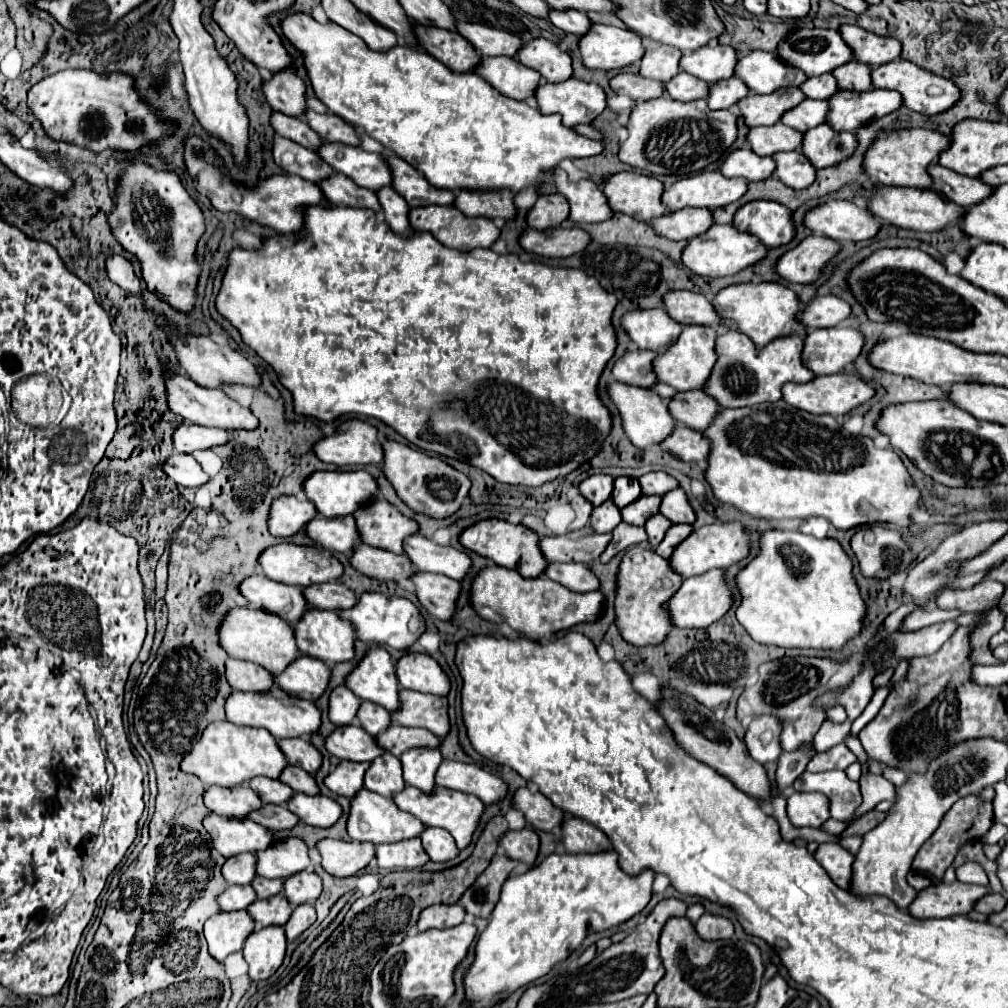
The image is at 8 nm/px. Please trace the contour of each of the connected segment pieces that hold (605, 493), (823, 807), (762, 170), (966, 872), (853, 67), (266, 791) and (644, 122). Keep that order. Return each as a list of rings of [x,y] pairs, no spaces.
[[[590,475],[580,483],[580,493],[596,507],[610,499],[612,493],[612,477],[610,475]]]
[[[794,793],[786,805],[788,819],[794,827],[820,827],[828,815],[828,801],[822,793]]]
[[[736,149],[728,153],[720,165],[720,173],[726,177],[744,177],[748,181],[762,181],[772,177],[774,171],[772,157],[760,157],[752,149]]]
[[[966,861],[966,863],[962,863],[962,865],[956,869],[956,879],[962,881],[962,883],[972,883],[972,885],[978,883],[978,885],[982,885],[982,887],[988,887],[988,877],[986,877],[982,865],[976,863],[976,861]]]
[[[848,61],[846,65],[840,65],[838,69],[834,69],[834,77],[838,81],[840,89],[848,89],[848,91],[866,91],[872,87],[870,81],[870,71],[872,67],[860,61]]]
[[[254,777],[254,781],[248,781],[248,785],[250,785],[250,789],[254,789],[254,793],[258,793],[262,803],[284,805],[294,793],[282,781],[270,781],[268,777]]]
[[[662,95],[662,97],[650,99],[650,101],[638,101],[632,107],[626,129],[628,129],[628,139],[620,143],[620,151],[618,151],[618,157],[622,163],[644,169],[652,175],[680,175],[680,177],[684,177],[688,173],[702,171],[706,165],[718,161],[726,153],[726,149],[736,139],[736,115],[732,115],[730,111],[708,109],[706,99],[680,103],[680,101],[670,99],[668,95]]]

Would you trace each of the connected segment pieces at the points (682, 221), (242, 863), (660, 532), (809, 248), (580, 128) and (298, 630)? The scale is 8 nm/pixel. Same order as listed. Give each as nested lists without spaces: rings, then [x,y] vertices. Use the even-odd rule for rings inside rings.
[[[678,209],[650,221],[652,229],[668,239],[692,239],[704,233],[712,225],[712,213],[708,209]]]
[[[240,853],[238,857],[228,857],[222,865],[222,877],[230,885],[248,885],[256,875],[254,853]]]
[[[656,513],[654,517],[650,517],[650,521],[646,521],[646,533],[648,533],[648,543],[652,545],[652,549],[656,549],[656,545],[658,545],[658,541],[662,541],[664,539],[664,533],[666,533],[666,529],[670,527],[672,523],[664,517],[664,515],[660,515],[660,513]]]
[[[810,235],[778,259],[776,273],[792,283],[812,283],[838,249],[840,245],[828,237]]]
[[[579,124],[572,128],[578,134],[583,135],[589,139],[598,140],[598,141],[601,141],[603,139],[603,133],[600,130],[594,129],[589,125]]]
[[[312,607],[302,621],[290,623],[290,627],[294,629],[296,645],[304,655],[330,661],[330,665],[354,657],[354,629],[348,621],[340,619],[336,611]]]

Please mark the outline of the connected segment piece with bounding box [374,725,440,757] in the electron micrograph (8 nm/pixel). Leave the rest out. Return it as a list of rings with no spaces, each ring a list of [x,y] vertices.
[[[390,725],[374,739],[378,741],[378,745],[382,745],[382,749],[394,753],[396,757],[400,757],[404,751],[412,747],[438,747],[440,743],[440,739],[426,729],[410,729],[400,725]]]

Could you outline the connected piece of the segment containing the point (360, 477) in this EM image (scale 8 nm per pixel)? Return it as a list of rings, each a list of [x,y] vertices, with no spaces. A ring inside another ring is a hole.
[[[318,471],[306,477],[302,487],[304,487],[304,495],[316,505],[322,517],[350,515],[356,507],[368,503],[378,493],[376,481],[366,471]]]

